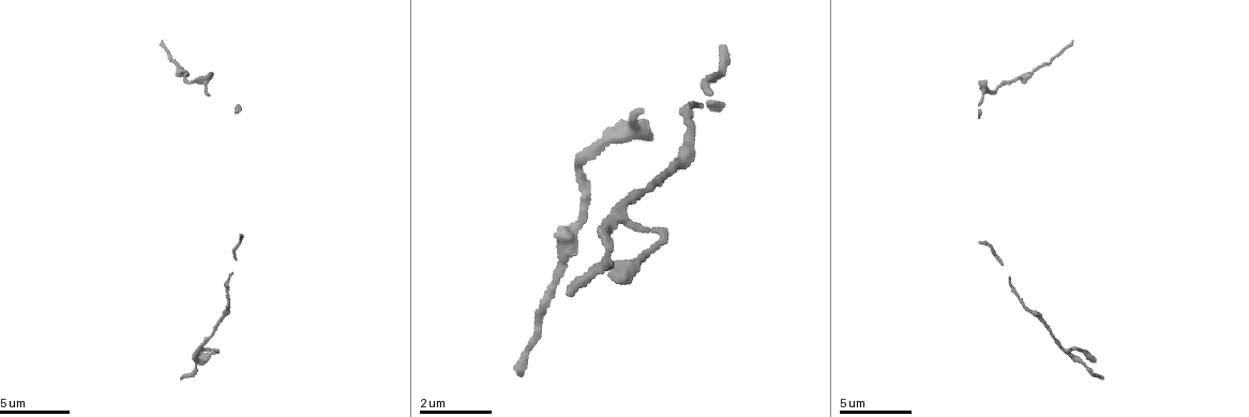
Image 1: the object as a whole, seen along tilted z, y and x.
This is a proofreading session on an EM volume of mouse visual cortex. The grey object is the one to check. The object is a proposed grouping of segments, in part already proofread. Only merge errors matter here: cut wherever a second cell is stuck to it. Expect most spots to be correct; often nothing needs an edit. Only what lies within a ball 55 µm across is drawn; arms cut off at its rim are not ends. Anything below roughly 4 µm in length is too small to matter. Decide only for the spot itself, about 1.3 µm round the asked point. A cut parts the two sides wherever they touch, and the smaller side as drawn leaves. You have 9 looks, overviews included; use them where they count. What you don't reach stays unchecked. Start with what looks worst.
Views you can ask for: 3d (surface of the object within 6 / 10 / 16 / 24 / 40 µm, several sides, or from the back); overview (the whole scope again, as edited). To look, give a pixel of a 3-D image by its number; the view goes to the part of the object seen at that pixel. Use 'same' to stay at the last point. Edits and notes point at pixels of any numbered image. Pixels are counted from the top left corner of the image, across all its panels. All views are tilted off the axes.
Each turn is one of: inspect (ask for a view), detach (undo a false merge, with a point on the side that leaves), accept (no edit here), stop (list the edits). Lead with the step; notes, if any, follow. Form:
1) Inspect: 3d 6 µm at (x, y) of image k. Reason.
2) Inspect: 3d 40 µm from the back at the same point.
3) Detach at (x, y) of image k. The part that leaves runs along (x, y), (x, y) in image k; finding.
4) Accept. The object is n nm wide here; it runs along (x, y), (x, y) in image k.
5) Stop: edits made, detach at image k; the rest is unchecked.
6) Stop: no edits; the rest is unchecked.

Inspect: 3d 10 µm at (632, 196) of image 1. Two arms in line, one across.

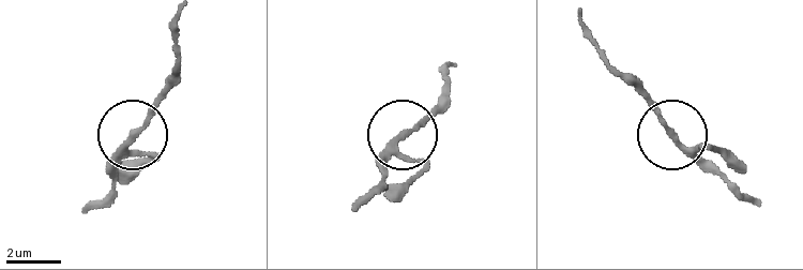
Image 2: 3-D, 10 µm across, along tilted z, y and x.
Accept. The object is 180 nm wide here; it runs along (177, 24), (175, 79), (136, 128), (104, 198) in image 2; one cell here.

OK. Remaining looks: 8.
Inspect: 3d 6 µm at (633, 119) of image 1. Sudden change in width.

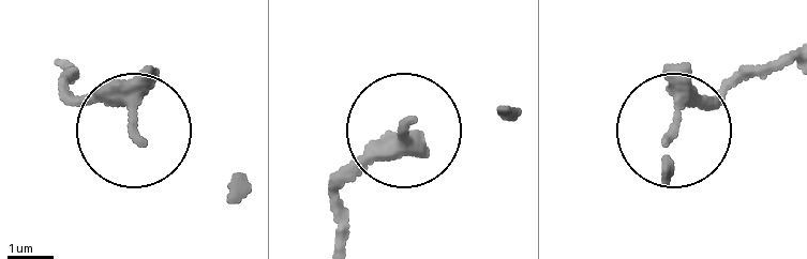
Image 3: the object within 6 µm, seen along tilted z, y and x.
Accept. One cell here.

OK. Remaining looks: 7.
Inspect: 3d 10 µm at (1017, 296) of image 1. Sudden change in width.

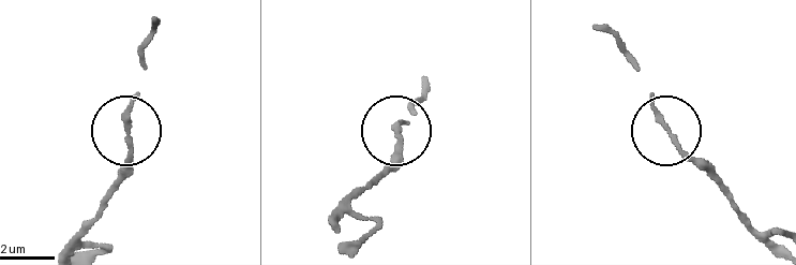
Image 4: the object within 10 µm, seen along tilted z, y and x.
Accept. It runs along (597, 24), (634, 67), (664, 131), (723, 192) in image 4; continuous, no second cell.

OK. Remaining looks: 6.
Inspect: 3d 10 µm at (724, 54) of image 1.

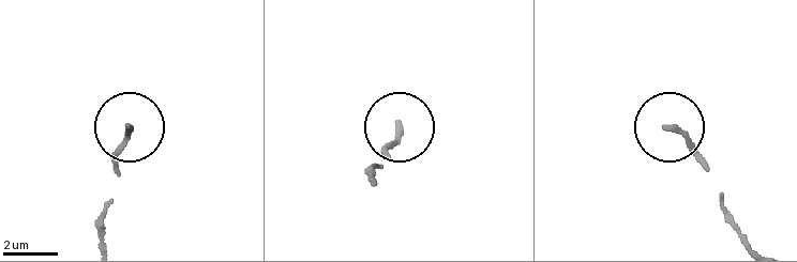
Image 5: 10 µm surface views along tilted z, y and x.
Inspect: 3d 6 µm at (401, 126) of image 5. Zoom in.

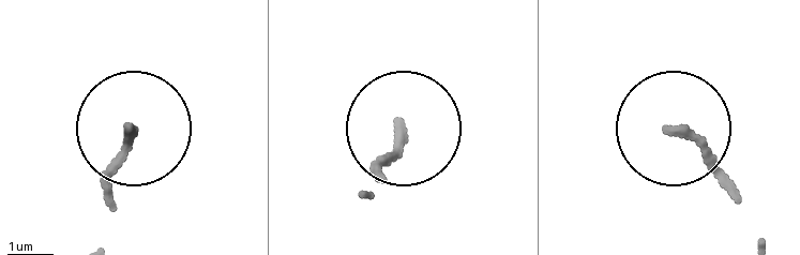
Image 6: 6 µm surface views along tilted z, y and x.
Accept. One cell here.

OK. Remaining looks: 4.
Stop: no edits; the rest is unchecked.

